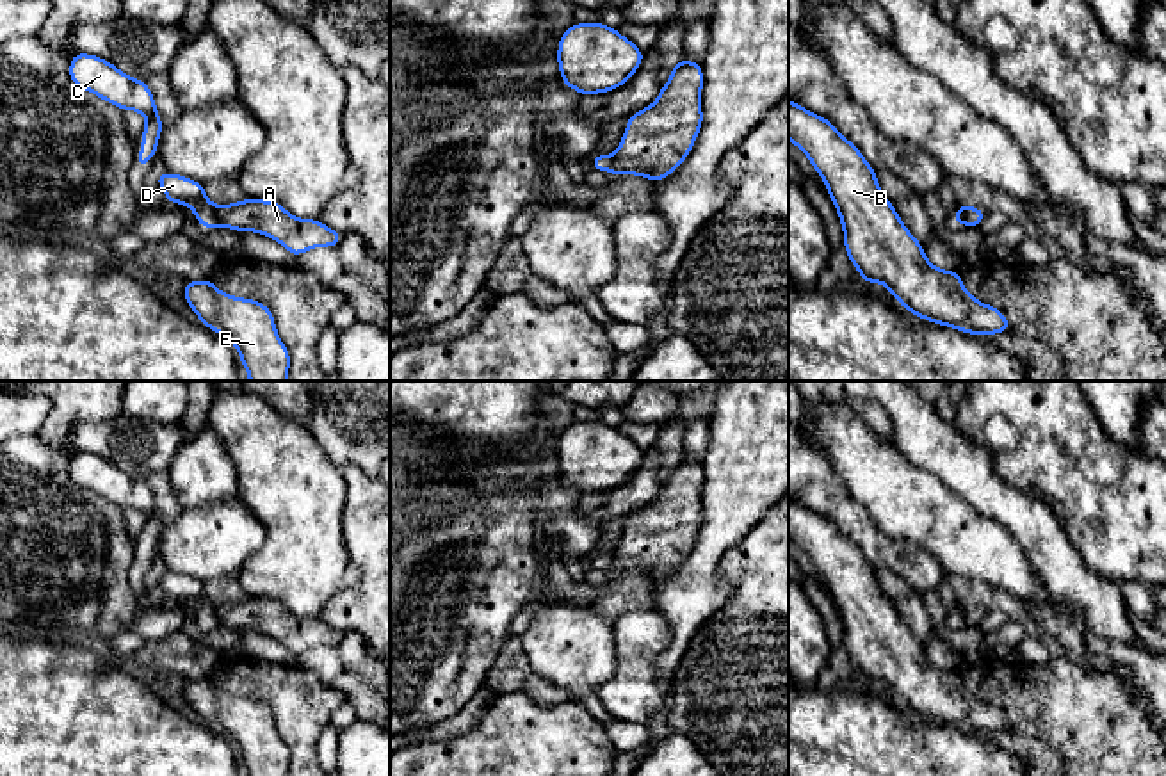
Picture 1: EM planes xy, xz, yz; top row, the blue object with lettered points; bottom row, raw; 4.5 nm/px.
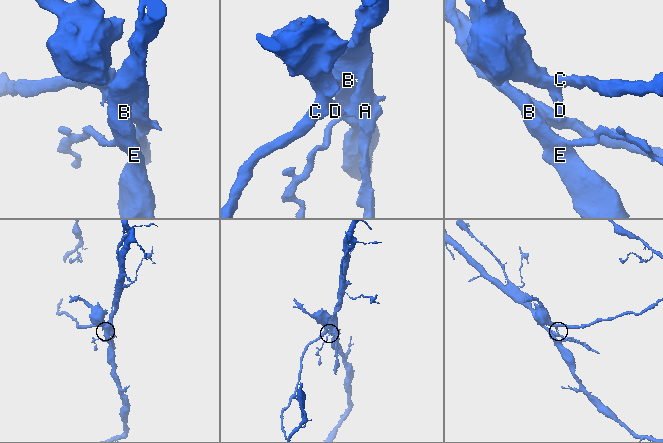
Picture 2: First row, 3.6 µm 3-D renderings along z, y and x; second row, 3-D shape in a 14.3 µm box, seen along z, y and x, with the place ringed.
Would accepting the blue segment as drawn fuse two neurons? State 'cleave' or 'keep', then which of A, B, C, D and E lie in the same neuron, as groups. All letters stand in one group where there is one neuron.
cleave | A B E / C D

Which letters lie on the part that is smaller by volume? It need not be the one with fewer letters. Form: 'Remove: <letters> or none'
Remove: C, D

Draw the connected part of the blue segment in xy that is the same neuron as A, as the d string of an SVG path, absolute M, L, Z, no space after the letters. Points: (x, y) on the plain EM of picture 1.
M256 596L215 605L214 625L265 634L279 641L292 655L322 644L336 646L344 635L319 618L294 616L279 602Z

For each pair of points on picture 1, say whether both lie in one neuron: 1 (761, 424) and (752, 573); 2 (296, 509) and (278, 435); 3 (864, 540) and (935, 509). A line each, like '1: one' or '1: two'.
1: two
2: one
3: two

